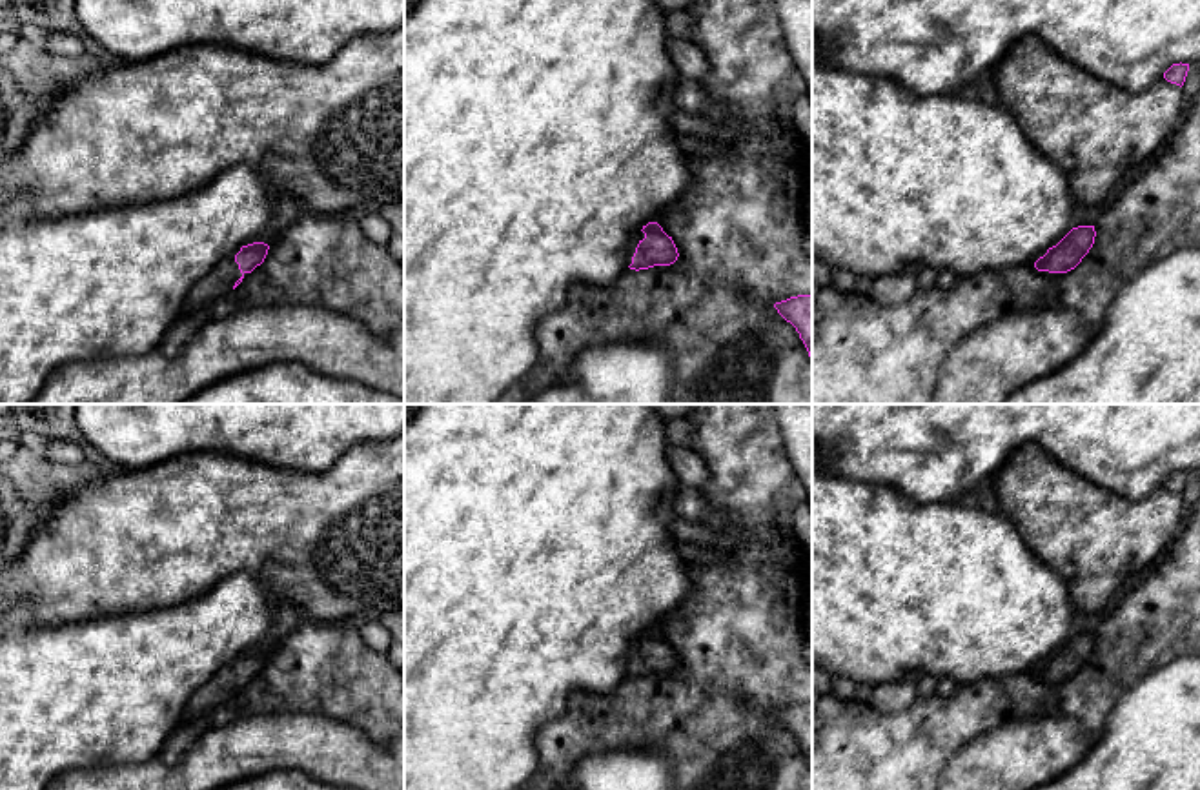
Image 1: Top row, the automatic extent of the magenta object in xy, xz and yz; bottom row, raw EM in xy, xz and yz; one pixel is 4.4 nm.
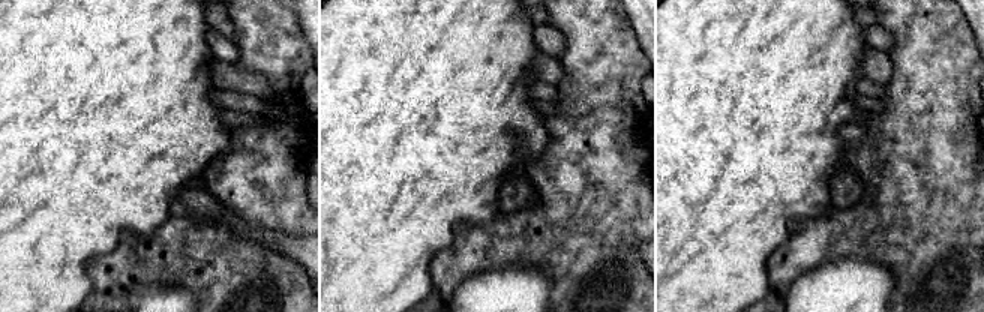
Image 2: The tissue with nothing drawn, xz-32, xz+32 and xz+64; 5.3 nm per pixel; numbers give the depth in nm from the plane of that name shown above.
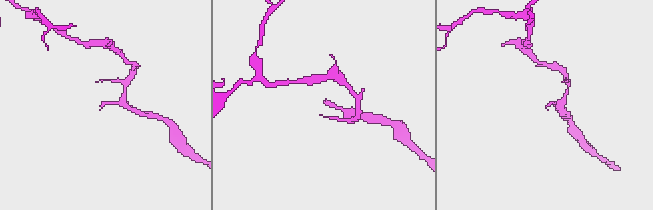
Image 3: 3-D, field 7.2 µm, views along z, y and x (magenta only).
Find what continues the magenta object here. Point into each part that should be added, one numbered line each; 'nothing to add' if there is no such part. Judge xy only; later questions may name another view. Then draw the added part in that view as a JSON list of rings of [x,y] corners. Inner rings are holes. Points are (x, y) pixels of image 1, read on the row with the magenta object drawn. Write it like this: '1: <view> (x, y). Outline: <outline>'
1: xy (219, 283). Outline: [[[235,255],[224,257],[204,279],[191,286],[182,302],[180,317],[200,313],[211,302],[229,295],[240,277]]]

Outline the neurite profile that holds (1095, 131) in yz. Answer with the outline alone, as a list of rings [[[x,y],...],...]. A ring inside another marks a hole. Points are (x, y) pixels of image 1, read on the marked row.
[[[1032,33],[1020,38],[992,69],[1000,106],[1062,169],[1078,204],[1103,204],[1122,175],[1169,142],[1176,129],[1180,86],[1160,76],[1145,91],[1129,93],[1069,62]]]

